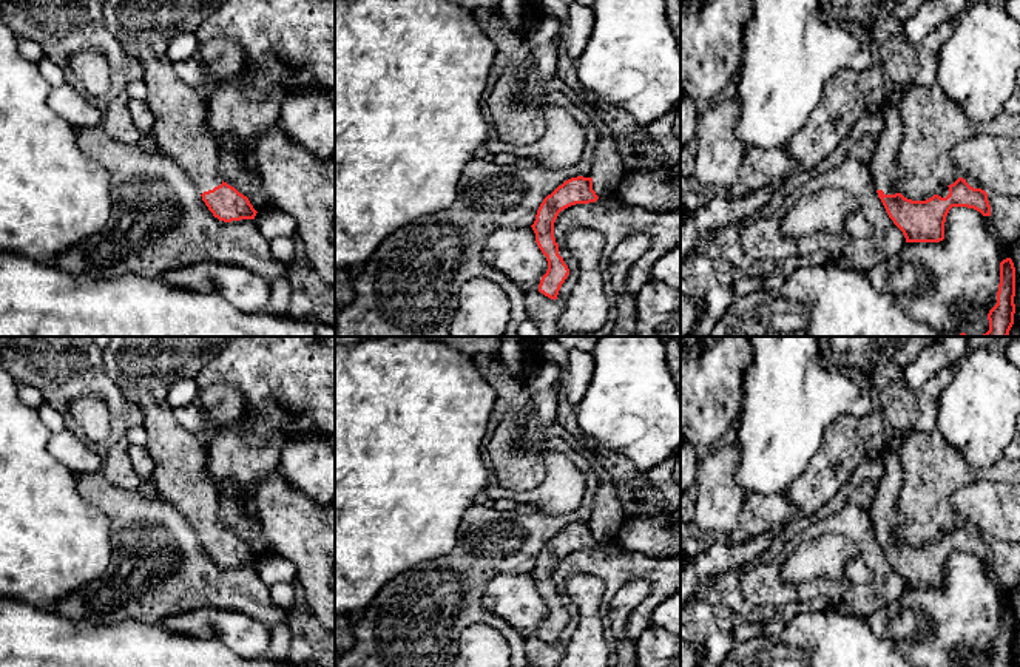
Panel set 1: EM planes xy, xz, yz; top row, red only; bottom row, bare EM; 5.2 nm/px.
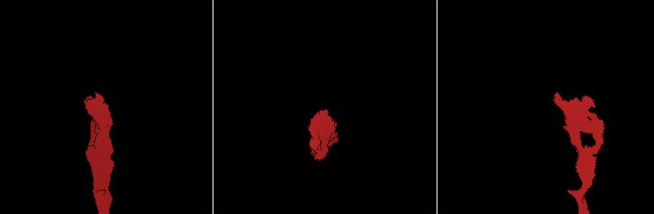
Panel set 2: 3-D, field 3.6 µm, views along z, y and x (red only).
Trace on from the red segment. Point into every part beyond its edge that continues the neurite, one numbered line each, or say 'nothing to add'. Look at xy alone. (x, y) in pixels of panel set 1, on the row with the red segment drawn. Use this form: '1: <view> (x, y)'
1: xy (144, 28)

